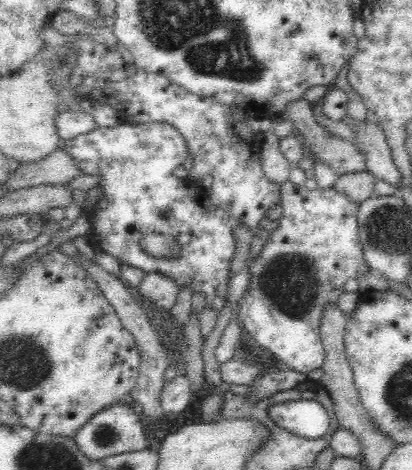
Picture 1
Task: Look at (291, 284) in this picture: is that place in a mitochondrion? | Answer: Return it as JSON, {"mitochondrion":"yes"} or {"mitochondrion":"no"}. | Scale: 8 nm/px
{"mitochondrion":"yes"}

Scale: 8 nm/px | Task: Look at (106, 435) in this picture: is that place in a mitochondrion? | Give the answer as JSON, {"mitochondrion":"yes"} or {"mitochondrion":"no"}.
{"mitochondrion":"yes"}

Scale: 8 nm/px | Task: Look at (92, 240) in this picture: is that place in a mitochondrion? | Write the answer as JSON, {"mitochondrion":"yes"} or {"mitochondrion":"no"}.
{"mitochondrion":"no"}

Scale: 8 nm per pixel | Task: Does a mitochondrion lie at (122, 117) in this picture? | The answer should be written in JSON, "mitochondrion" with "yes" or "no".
{"mitochondrion":"no"}

